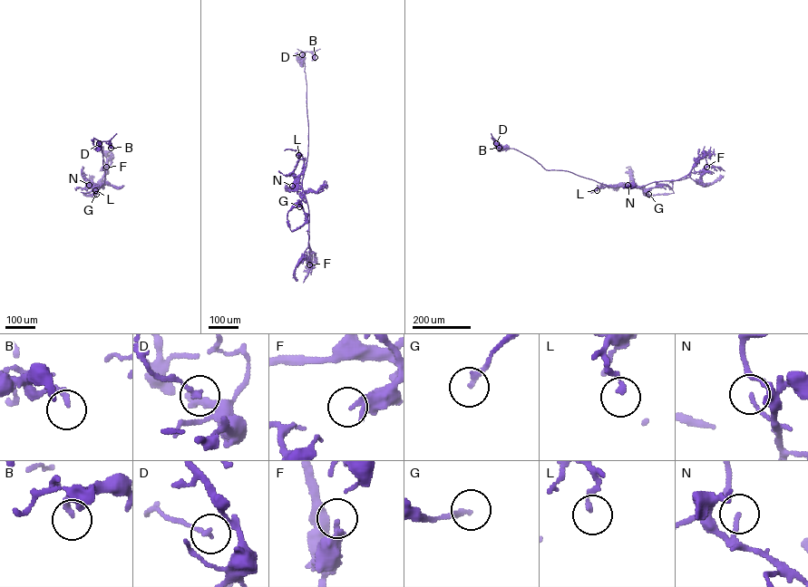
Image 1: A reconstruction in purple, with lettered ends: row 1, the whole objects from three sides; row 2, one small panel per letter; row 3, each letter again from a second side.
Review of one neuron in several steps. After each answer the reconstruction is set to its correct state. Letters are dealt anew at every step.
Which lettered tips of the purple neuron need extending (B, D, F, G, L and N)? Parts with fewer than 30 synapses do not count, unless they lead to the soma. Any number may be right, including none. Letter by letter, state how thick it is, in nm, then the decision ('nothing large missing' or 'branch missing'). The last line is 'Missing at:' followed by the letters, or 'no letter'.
B: calibre 170 nm; nothing large missing
D: calibre 110 nm; nothing large missing
F: calibre 300 nm; nothing large missing
G: calibre 190 nm; nothing large missing
L: calibre 160 nm; nothing large missing
N: calibre 130 nm; nothing large missing
Missing at: no letter

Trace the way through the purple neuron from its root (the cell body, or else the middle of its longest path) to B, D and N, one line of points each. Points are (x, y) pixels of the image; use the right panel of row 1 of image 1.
B: (602, 184), (569, 171), (546, 169), (529, 156), (514, 149), (498, 146), (493, 141), (499, 148)
D: (602, 184), (569, 171), (546, 169), (529, 156), (496, 143)
N: (602, 184), (627, 187), (627, 185)

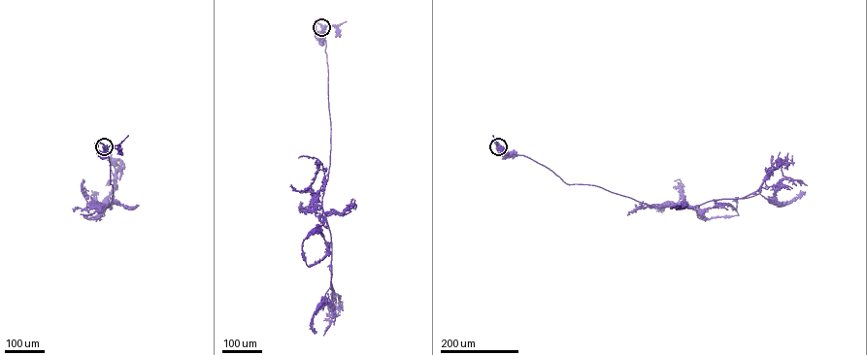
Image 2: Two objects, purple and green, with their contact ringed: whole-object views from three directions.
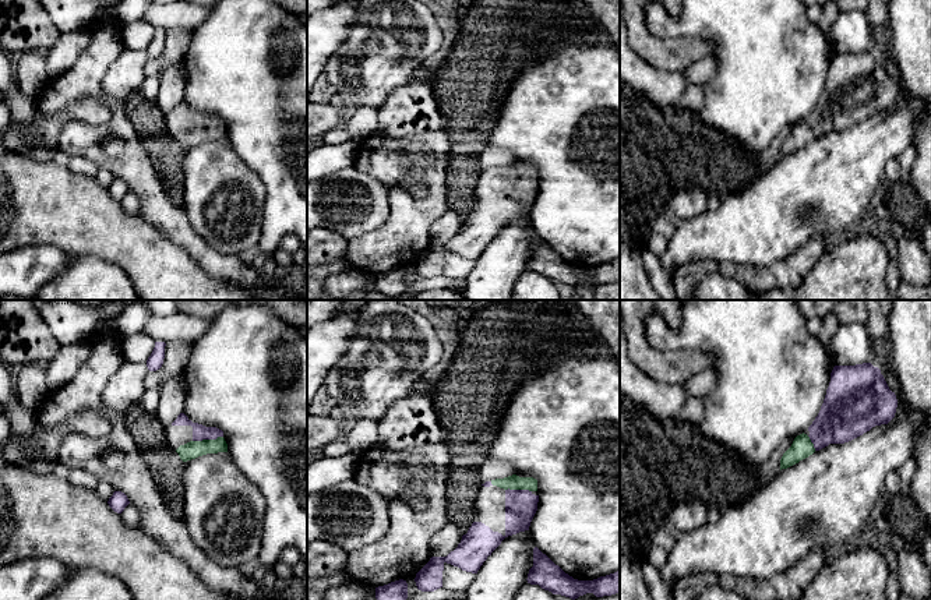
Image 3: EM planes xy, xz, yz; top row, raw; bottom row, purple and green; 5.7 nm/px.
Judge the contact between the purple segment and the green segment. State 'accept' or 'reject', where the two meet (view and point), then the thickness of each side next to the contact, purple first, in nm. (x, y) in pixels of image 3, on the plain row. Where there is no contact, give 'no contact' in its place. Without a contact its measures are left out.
accept; meets purple in xy at (207, 126); 90 nm thick on the purple side, 100 nm on the other

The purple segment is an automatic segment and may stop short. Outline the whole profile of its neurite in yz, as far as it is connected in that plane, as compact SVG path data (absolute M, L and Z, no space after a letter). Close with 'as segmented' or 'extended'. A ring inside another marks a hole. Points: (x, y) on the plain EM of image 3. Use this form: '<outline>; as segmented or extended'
M871 50L835 53L821 98L810 121L800 121L780 147L780 158L808 145L829 131L844 131L875 113L888 112L898 87Z; extended

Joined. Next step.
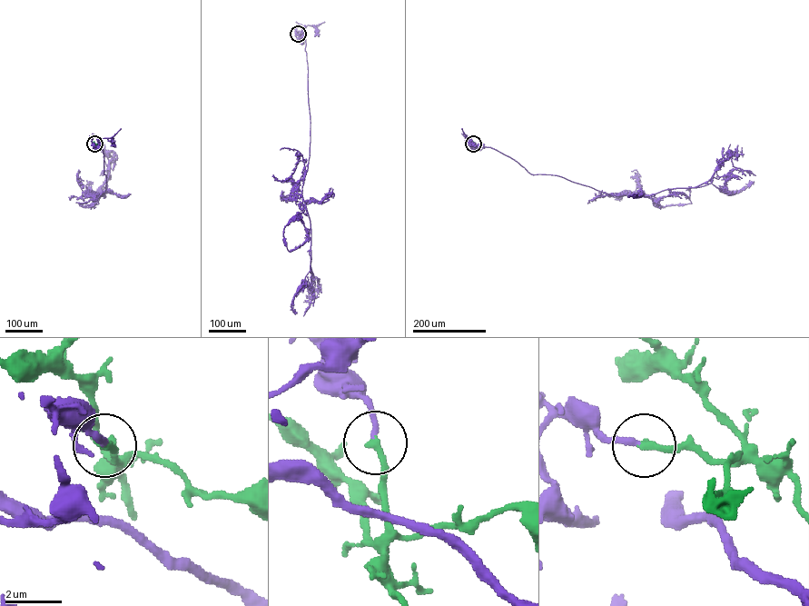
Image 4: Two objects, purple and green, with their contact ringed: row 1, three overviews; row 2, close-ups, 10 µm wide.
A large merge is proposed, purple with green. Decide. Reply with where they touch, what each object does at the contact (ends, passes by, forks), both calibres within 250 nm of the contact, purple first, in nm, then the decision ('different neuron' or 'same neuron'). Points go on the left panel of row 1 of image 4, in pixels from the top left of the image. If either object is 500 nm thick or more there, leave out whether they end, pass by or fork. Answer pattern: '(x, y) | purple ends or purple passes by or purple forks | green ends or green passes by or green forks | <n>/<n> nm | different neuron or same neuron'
(94, 144) | purple ends | green ends | 200/260 nm | same neuron

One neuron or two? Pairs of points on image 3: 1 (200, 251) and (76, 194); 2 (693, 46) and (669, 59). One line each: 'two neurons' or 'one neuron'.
1: two neurons
2: one neuron

